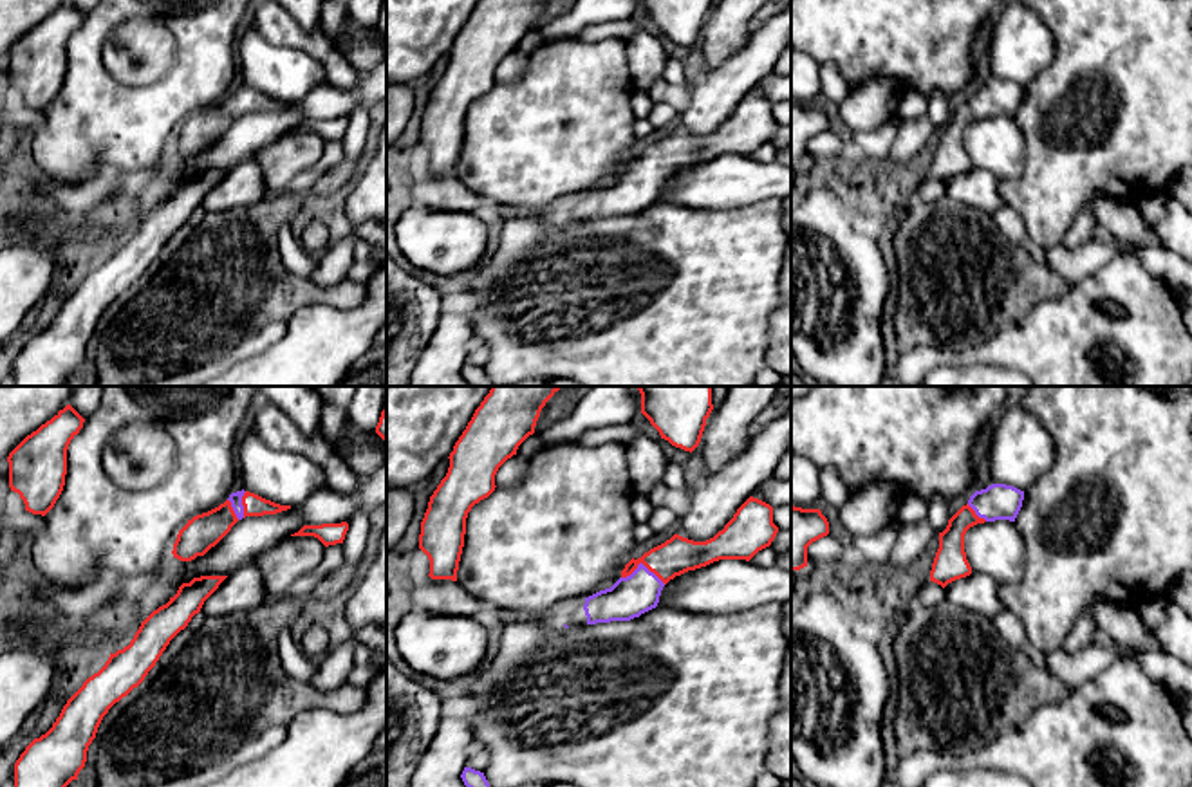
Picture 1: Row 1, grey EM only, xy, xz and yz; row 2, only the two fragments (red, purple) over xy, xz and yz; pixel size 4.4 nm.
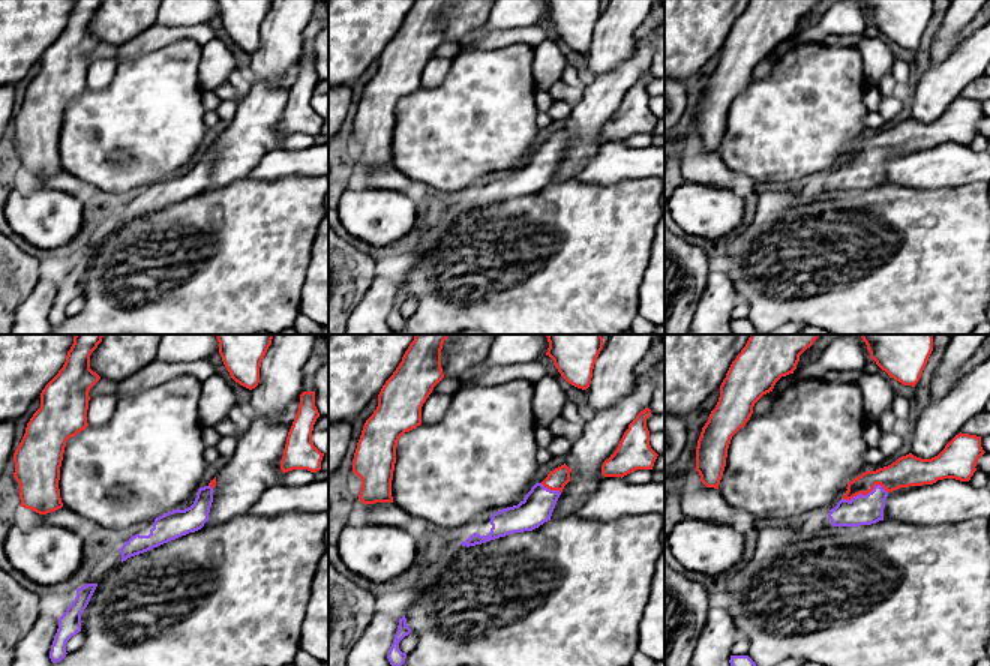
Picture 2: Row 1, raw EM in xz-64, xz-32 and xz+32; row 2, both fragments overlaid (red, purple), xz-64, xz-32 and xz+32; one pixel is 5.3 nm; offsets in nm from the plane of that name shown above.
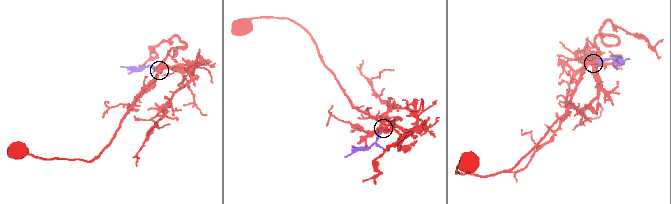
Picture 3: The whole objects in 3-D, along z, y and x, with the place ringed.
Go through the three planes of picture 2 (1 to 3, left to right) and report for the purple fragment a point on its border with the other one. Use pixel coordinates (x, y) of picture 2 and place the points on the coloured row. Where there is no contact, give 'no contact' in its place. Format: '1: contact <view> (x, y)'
1: contact xz-64 (212, 486)
2: contact xz-32 (551, 489)
3: contact xz+32 (864, 494)

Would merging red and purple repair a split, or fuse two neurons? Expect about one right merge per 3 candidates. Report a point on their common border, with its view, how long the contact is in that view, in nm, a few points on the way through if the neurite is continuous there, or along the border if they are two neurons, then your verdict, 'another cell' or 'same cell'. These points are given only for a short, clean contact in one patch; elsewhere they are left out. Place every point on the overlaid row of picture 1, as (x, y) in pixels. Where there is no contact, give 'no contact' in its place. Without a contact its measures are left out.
meets red in xz at (643, 564); contact 200 nm long; runs through xz (678, 555), (661, 564), (643, 564), (642, 583), (631, 596); same cell

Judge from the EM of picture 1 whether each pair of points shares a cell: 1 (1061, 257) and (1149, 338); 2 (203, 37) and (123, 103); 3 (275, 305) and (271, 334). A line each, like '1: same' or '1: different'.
1: different
2: same
3: different

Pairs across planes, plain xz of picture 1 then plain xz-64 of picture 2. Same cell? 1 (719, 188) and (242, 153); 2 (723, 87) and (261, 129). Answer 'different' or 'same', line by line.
1: different
2: same

